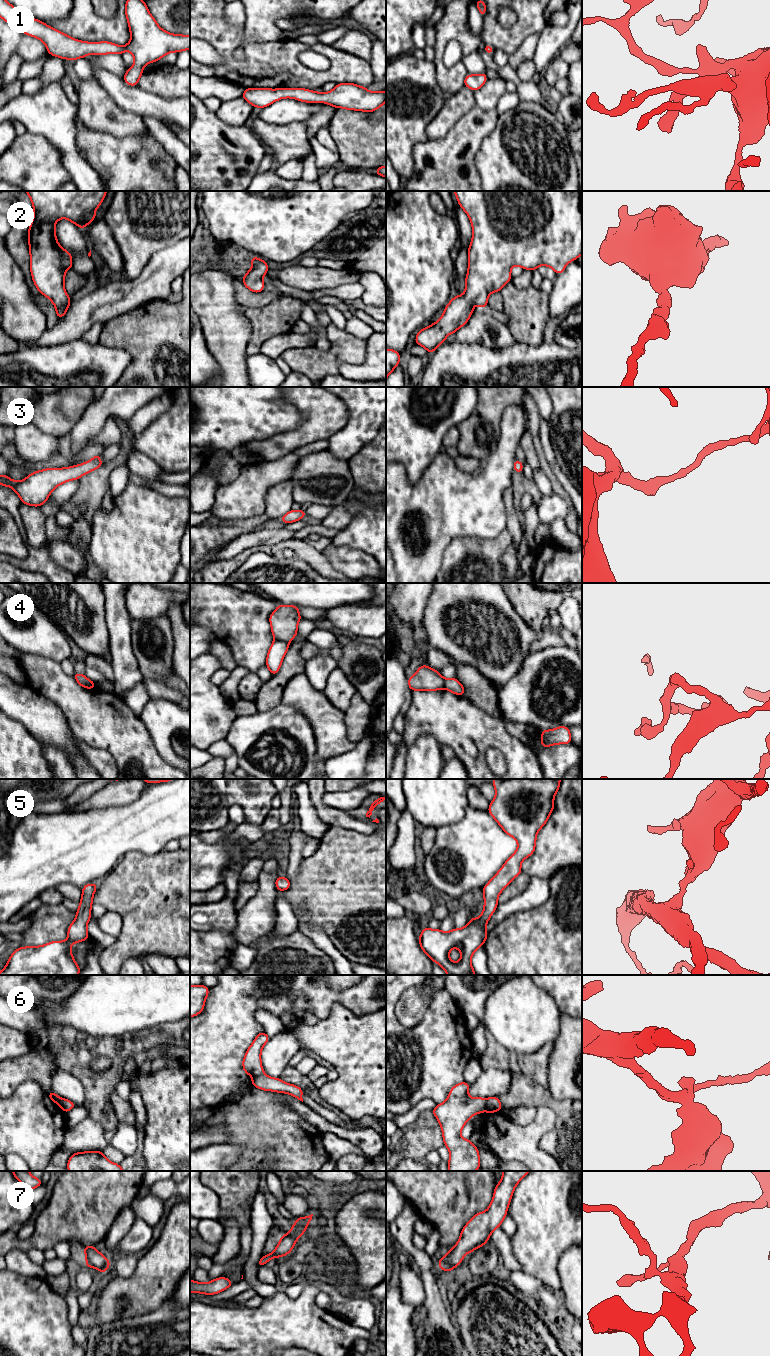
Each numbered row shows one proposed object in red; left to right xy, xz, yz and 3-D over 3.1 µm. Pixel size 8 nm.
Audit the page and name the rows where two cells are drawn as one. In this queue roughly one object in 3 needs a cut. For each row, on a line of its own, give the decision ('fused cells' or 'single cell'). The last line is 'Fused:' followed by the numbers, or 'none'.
1: single cell
2: single cell
3: single cell
4: fused cells
5: single cell
6: fused cells
7: single cell
Fused: 4, 6

